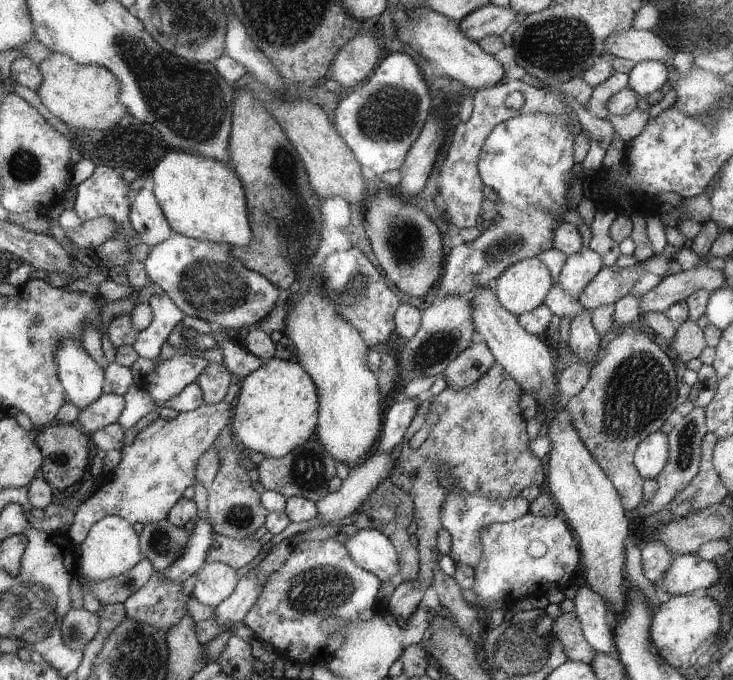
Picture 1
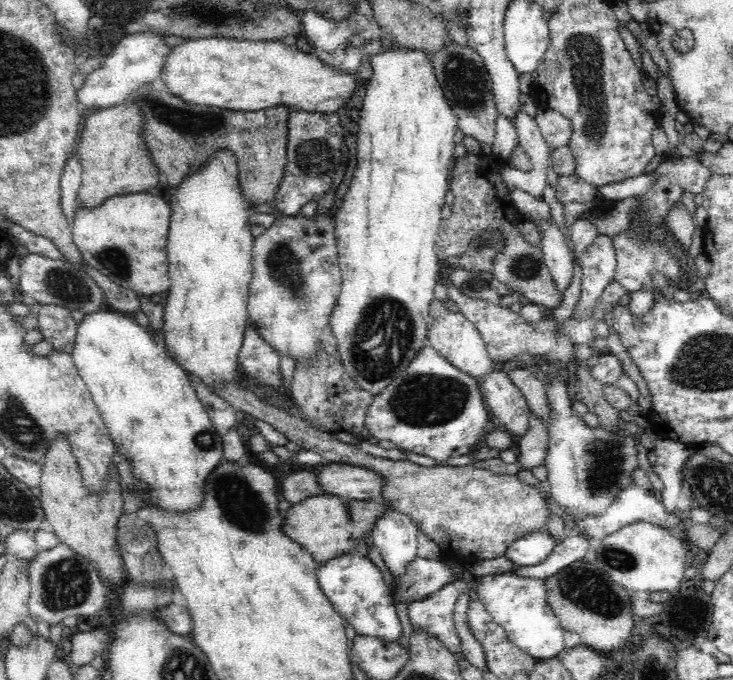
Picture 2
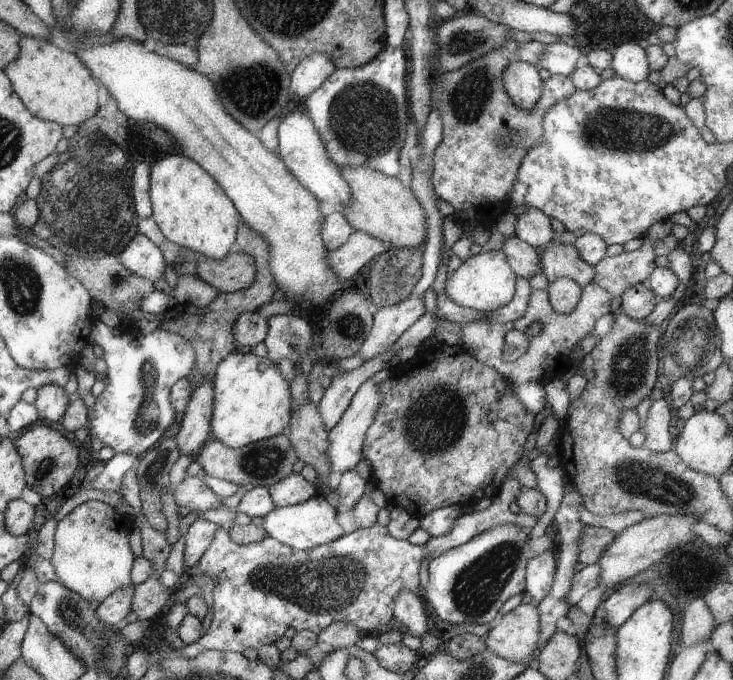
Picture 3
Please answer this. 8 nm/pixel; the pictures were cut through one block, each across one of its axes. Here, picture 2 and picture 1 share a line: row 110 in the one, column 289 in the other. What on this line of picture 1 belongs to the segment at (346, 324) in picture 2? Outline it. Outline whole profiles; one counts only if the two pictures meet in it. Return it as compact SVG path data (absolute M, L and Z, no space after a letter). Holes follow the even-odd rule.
M271 358L247 374L237 386L239 394L233 402L235 416L231 430L235 430L247 454L259 452L267 458L285 458L303 446L313 430L317 430L315 416L319 416L319 394L315 394L317 386L301 364Z

